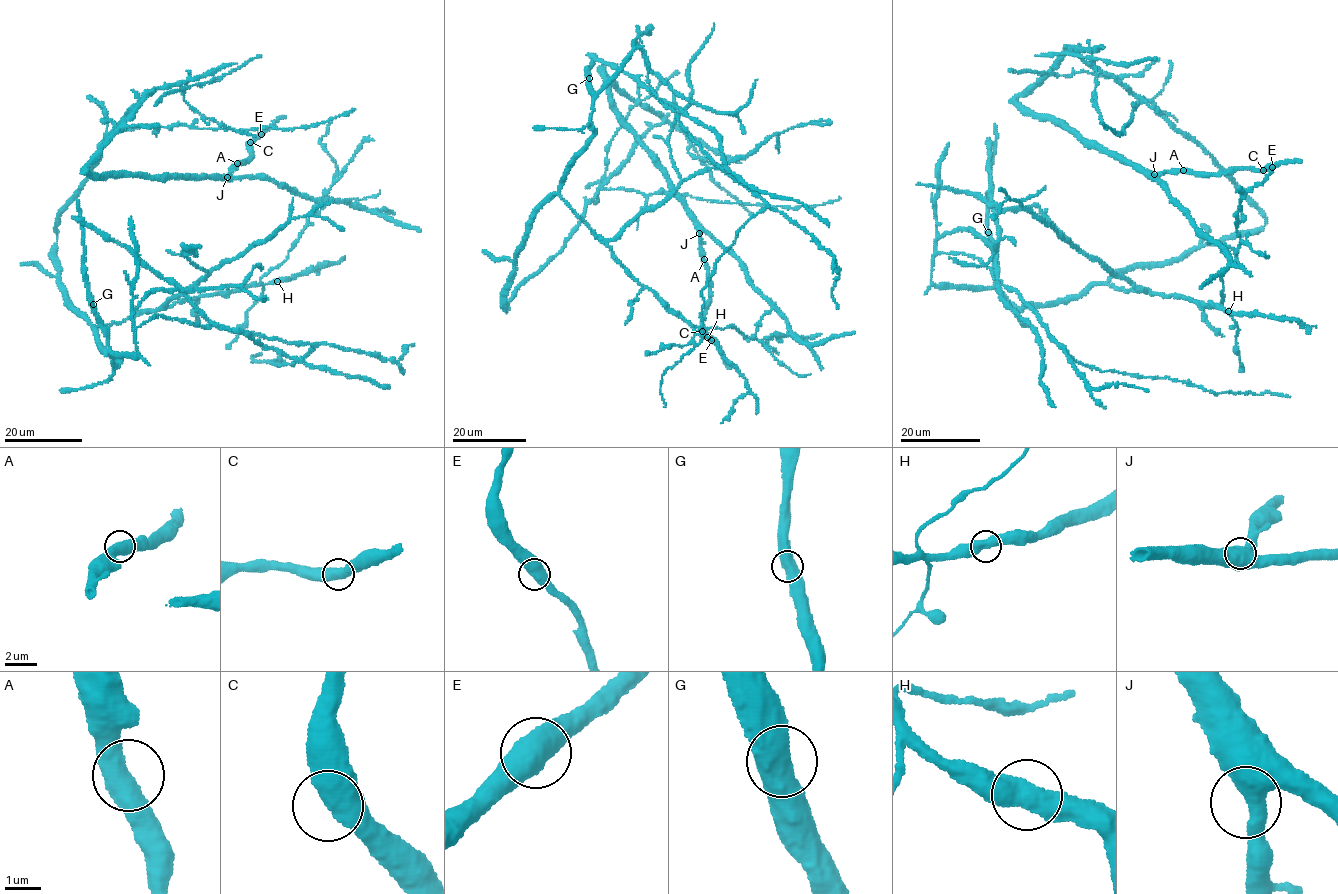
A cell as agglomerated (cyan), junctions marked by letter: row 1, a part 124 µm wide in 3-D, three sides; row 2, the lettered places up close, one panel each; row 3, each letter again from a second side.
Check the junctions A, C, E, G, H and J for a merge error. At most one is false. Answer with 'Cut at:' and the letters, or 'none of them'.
Cut at: none of them

